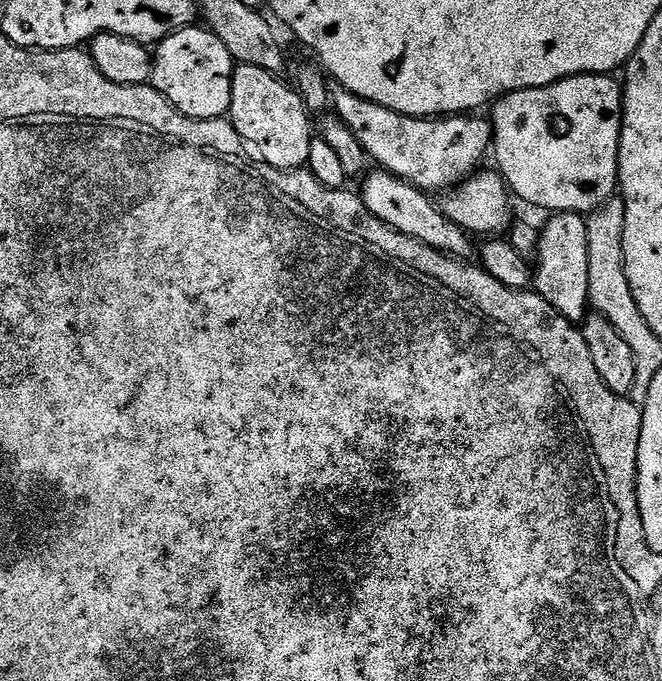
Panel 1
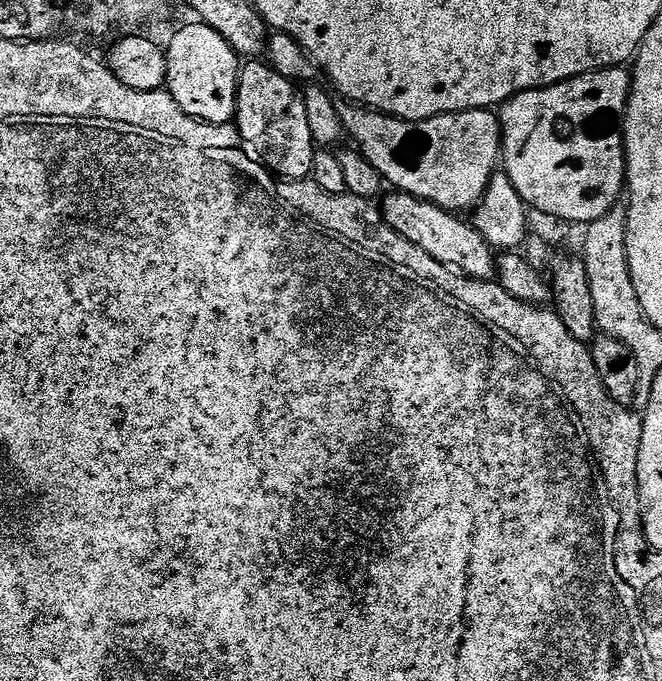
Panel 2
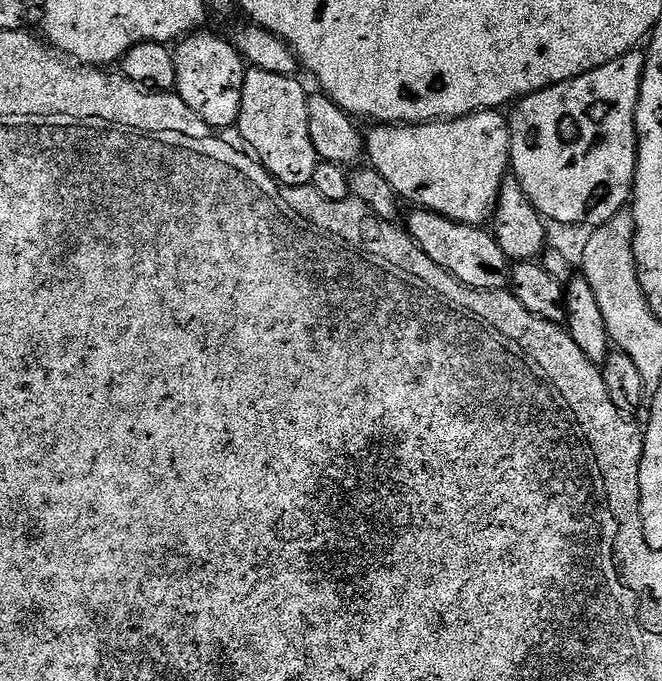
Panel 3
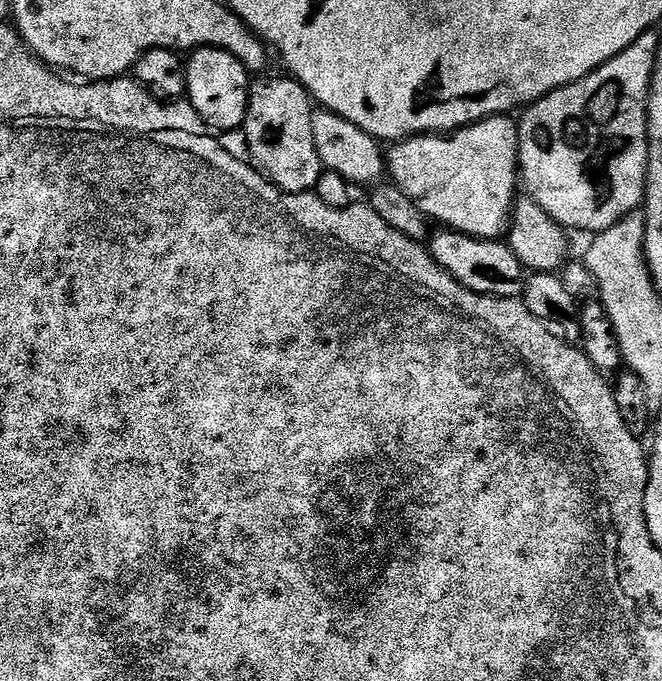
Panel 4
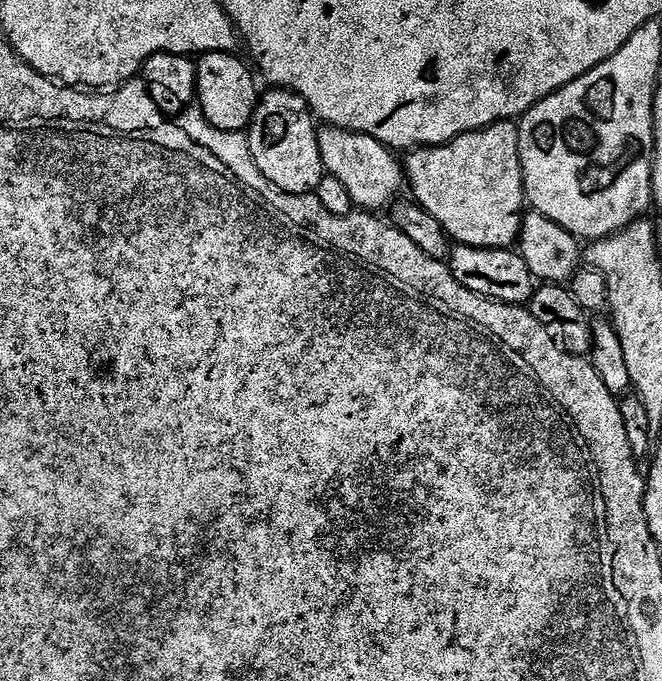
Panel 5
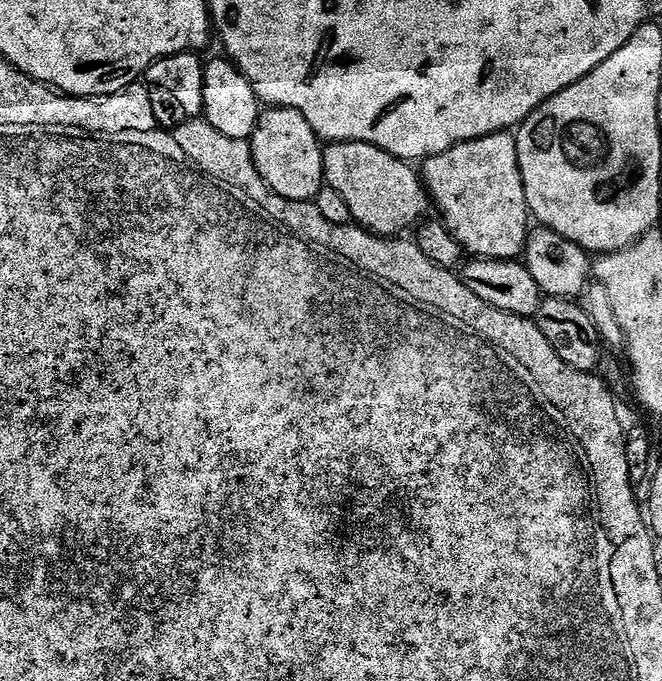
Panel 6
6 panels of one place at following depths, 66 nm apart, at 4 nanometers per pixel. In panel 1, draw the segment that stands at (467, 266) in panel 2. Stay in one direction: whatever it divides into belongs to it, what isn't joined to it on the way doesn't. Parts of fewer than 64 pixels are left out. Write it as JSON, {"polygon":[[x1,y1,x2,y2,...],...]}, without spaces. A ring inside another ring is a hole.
{"polygon":[[369,171,363,177,364,185,358,188,361,202,366,206,366,210,370,210,370,214,374,214,374,218,426,246,445,252,447,256,467,257,467,252,472,248,471,242,473,243,469,233,462,231,458,225,444,217,444,213,434,200,432,204,433,197,429,193,416,188,413,184,407,184,404,180,399,180,397,176,391,176,386,171,375,171,372,173]]}

